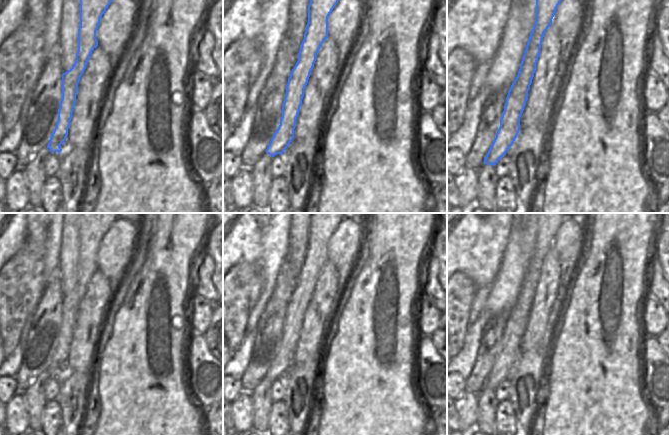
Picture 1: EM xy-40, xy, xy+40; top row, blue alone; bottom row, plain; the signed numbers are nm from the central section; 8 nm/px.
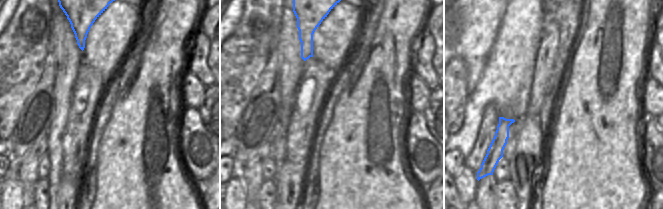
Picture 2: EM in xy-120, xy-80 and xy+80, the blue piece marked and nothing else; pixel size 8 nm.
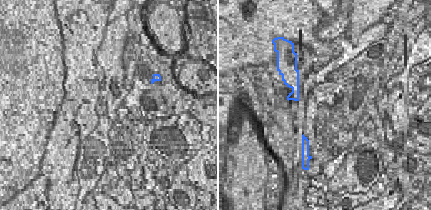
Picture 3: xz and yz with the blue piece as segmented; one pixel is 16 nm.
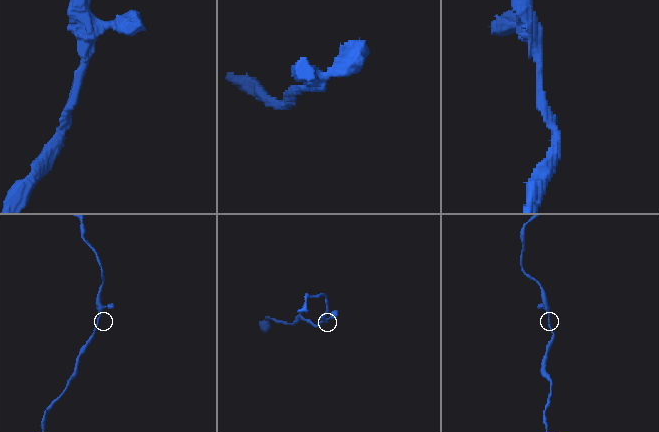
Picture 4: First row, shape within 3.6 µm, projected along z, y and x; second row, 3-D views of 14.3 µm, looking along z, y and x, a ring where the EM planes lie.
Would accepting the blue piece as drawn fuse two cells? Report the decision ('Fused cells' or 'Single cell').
Single cell

